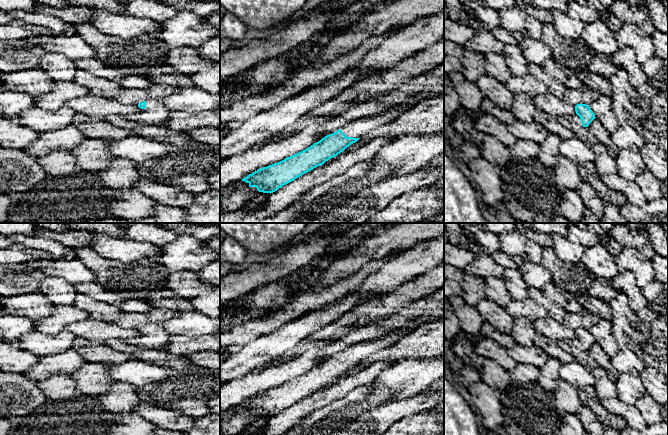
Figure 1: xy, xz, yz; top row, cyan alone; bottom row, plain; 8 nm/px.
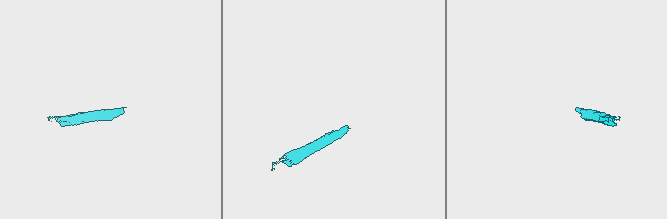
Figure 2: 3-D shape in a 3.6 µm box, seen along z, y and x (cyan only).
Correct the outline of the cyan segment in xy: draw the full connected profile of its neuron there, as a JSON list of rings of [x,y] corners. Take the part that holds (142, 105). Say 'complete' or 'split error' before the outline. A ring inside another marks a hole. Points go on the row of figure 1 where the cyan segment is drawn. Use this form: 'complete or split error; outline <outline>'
split error; outline [[[147,100],[138,104],[139,112],[124,116],[125,119],[147,125],[163,124],[173,111],[161,101]]]

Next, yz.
split error; outline [[[577,104],[575,106],[576,113],[569,116],[569,120],[577,125],[588,127],[589,124],[596,118],[589,105]]]

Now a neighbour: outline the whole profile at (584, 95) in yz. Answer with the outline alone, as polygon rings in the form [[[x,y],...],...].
[[[587,86],[580,89],[567,89],[562,97],[562,100],[568,104],[576,106],[577,104],[589,105],[595,101],[600,94]]]

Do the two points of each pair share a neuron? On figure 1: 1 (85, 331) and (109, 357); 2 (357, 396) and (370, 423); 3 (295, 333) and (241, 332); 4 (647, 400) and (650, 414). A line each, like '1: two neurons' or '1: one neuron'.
1: two neurons
2: two neurons
3: two neurons
4: one neuron

